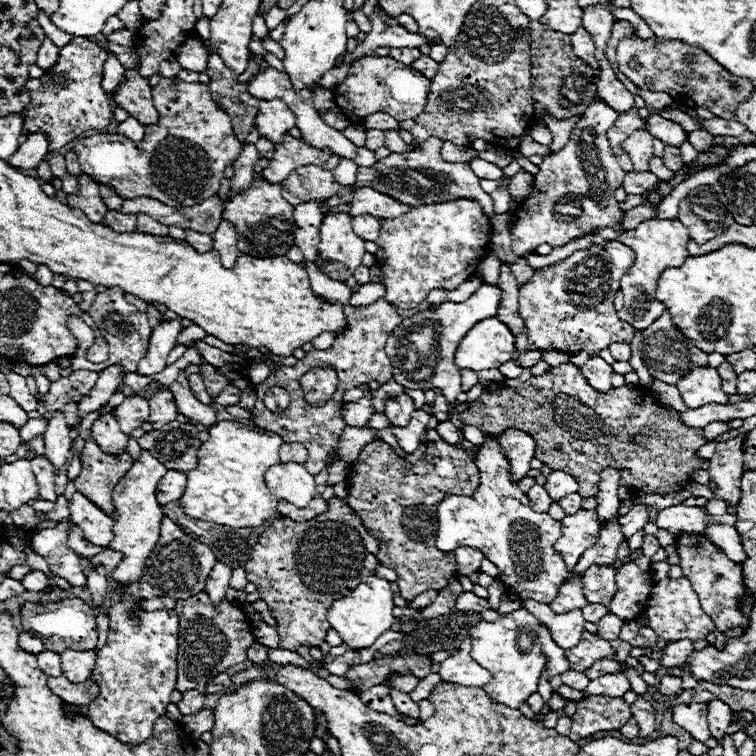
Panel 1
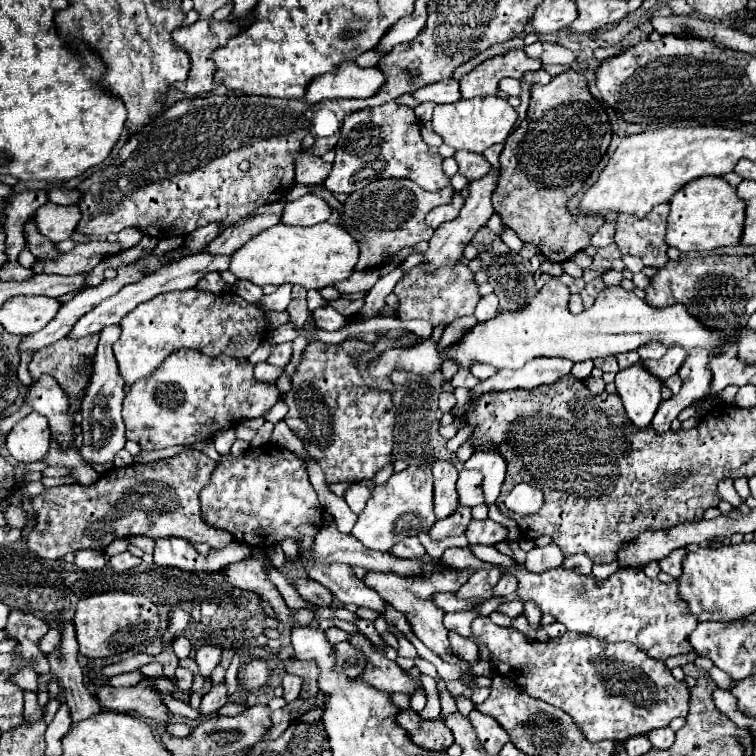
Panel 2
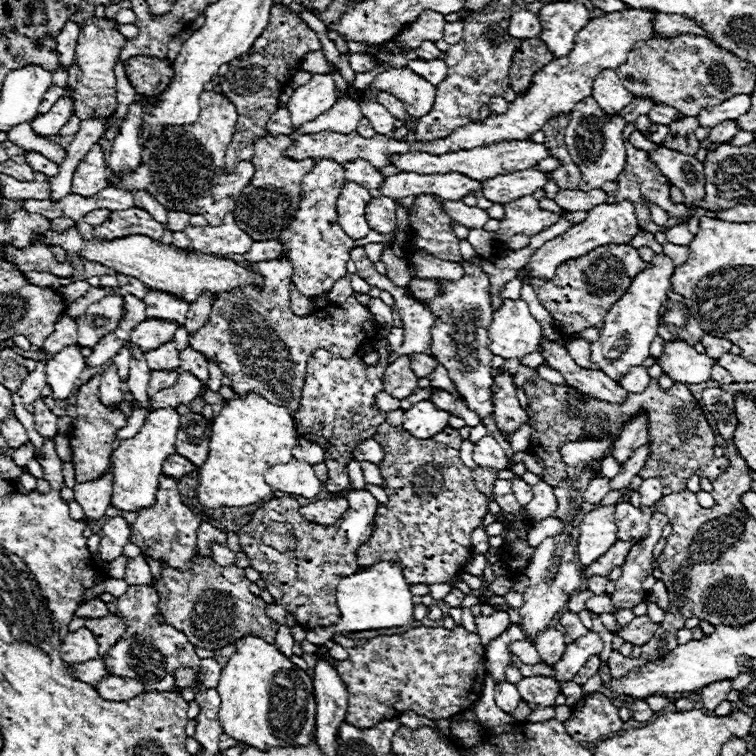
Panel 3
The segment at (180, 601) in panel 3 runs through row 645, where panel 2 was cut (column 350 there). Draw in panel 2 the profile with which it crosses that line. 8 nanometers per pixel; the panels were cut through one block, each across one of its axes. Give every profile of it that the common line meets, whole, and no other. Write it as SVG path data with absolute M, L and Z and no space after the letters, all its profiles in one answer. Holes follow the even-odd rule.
M400 178L376 180L366 188L348 194L338 216L338 226L344 230L354 228L360 234L360 240L356 240L360 246L360 258L358 264L354 266L356 272L378 268L380 264L386 264L390 258L394 258L400 250L410 248L422 240L430 240L434 230L426 226L424 218L432 208L448 204L452 196L454 196L452 186L446 186L438 192L426 192L420 186L412 184L410 180Z

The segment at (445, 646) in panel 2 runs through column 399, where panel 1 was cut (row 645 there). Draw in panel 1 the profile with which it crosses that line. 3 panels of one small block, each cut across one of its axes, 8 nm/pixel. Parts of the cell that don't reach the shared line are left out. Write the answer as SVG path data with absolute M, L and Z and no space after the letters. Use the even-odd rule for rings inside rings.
M584 632L580 642L572 650L568 650L566 654L568 654L568 660L572 662L572 670L584 672L596 660L612 656L614 650L612 650L608 640L602 640L602 638L594 636L594 634L590 634L590 632Z

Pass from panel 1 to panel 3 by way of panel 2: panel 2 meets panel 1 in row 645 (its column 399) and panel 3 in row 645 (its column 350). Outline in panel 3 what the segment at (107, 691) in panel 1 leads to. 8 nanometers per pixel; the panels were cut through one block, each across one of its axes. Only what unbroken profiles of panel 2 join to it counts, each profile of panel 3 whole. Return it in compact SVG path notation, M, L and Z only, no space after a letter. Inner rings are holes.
M150 584L128 586L126 594L116 598L116 614L124 620L126 632L112 650L102 658L104 666L112 670L114 676L120 678L136 678L144 682L146 692L174 692L174 670L180 666L200 666L200 658L194 652L194 646L186 640L186 636L168 626L158 614L160 596L156 588Z

